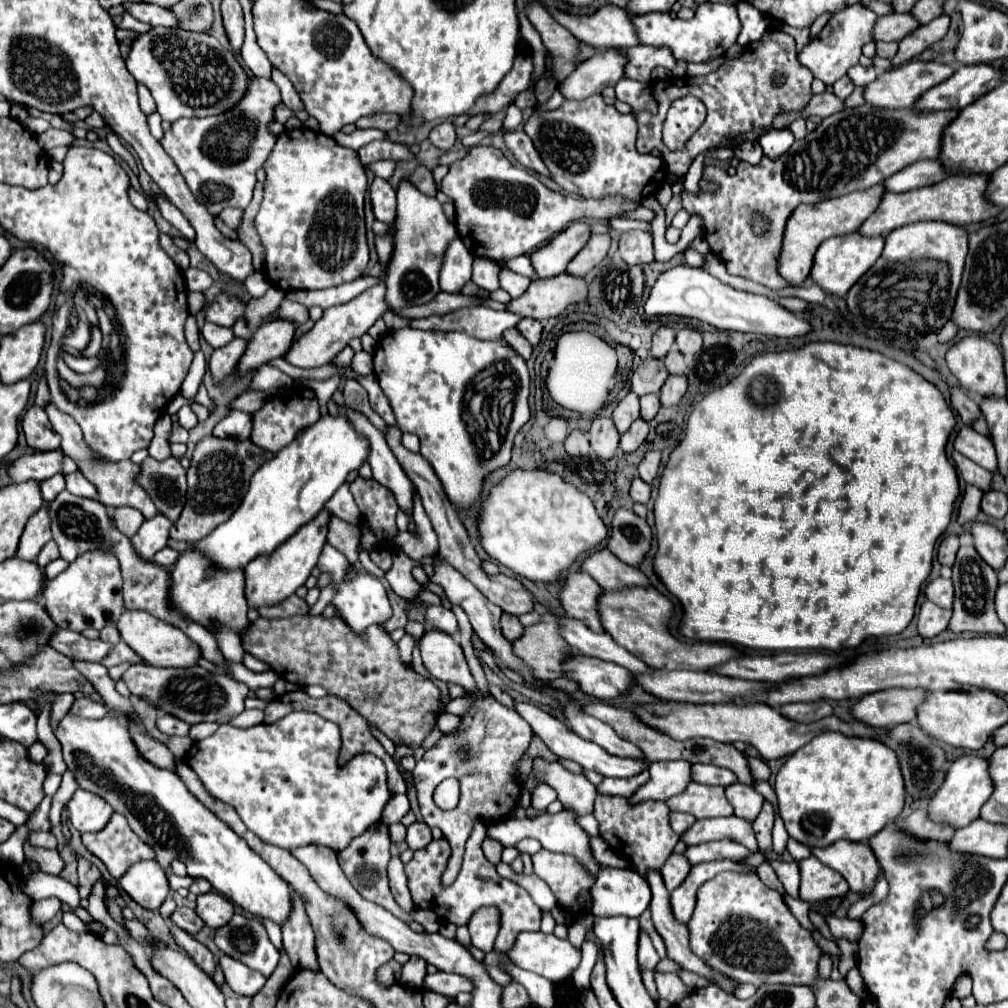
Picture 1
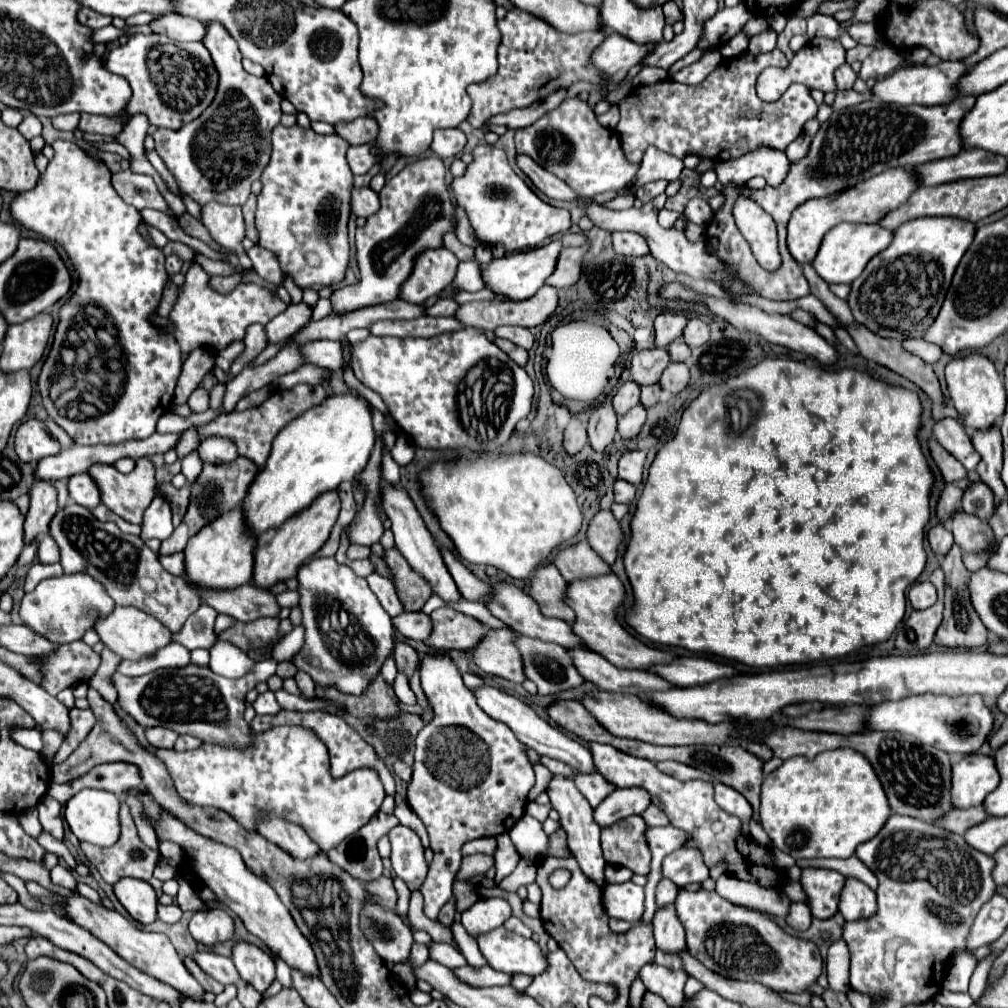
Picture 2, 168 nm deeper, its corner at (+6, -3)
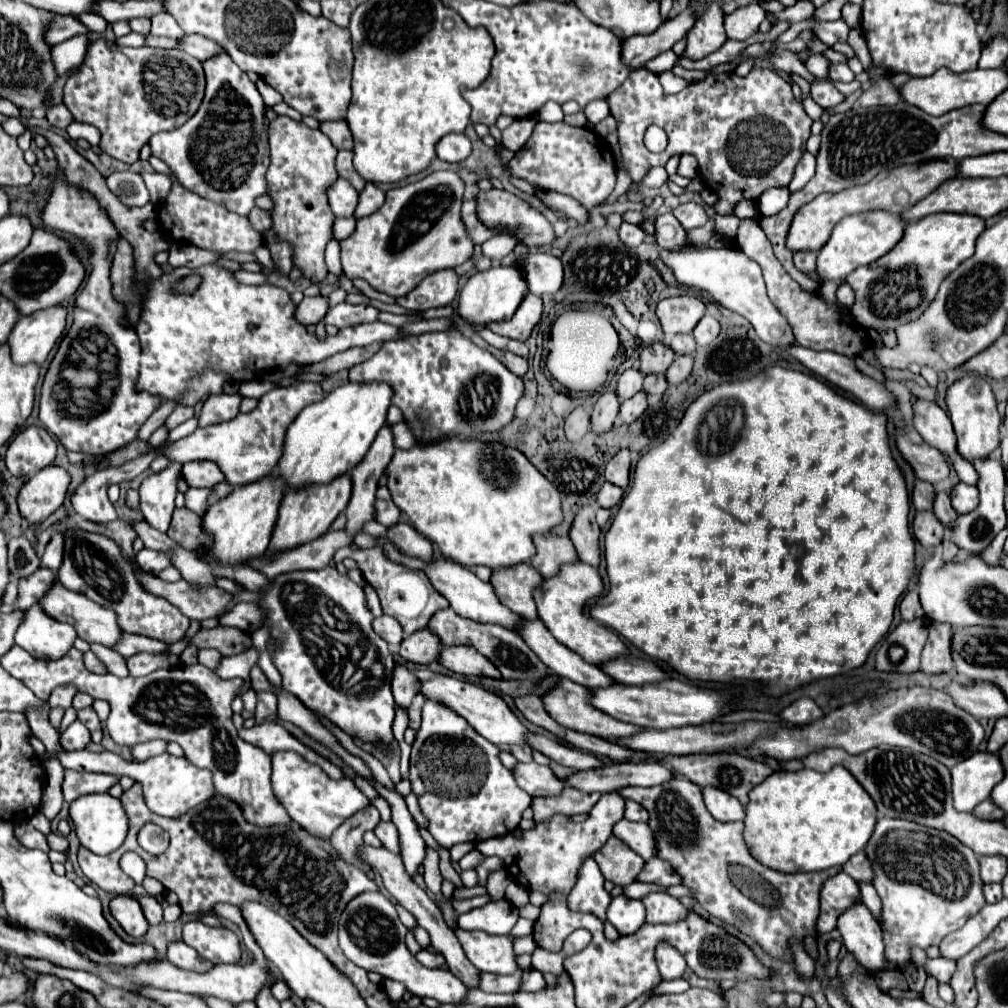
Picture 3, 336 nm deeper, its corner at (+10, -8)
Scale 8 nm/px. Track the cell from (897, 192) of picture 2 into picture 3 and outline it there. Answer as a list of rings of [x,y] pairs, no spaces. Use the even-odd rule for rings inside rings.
[[[943,158],[943,160],[919,162],[913,166],[897,166],[893,170],[883,170],[881,174],[877,174],[877,178],[873,178],[865,186],[853,186],[849,190],[841,190],[841,194],[821,194],[795,214],[793,226],[789,230],[787,246],[793,252],[821,250],[827,244],[833,226],[841,218],[865,210],[877,210],[877,208],[889,212],[905,212],[911,206],[915,206],[921,198],[931,194],[937,186],[941,186],[945,180],[955,176],[957,176],[957,162],[953,162],[953,158]]]

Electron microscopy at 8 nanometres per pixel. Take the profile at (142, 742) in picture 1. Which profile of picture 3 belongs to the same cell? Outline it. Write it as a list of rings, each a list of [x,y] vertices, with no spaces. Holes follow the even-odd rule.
[[[65,770],[63,776],[63,798],[65,802],[73,802],[83,794],[93,794],[93,792],[107,792],[113,784],[119,780],[113,776],[103,776],[103,774],[91,774],[91,772],[75,772],[75,770]]]

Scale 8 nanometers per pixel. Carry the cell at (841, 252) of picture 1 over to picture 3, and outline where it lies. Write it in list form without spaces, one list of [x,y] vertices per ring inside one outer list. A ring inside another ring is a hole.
[[[867,210],[863,214],[845,216],[841,222],[837,222],[829,242],[819,250],[819,256],[817,256],[817,272],[825,280],[819,294],[843,312],[848,312],[848,309],[837,301],[837,286],[843,284],[845,282],[843,278],[851,274],[855,268],[867,266],[877,258],[881,258],[885,252],[889,252],[903,238],[905,226],[907,224],[901,214],[891,214],[887,210]]]

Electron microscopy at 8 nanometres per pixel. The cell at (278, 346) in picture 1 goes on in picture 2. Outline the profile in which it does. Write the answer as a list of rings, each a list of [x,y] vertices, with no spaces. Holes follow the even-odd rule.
[[[305,303],[289,305],[283,313],[279,313],[273,321],[269,321],[265,325],[267,343],[287,341],[289,337],[293,337],[295,333],[299,333],[303,329],[303,325],[309,321],[309,317],[311,317],[311,309]]]

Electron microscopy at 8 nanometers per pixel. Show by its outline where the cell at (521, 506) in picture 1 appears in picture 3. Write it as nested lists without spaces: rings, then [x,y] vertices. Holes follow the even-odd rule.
[[[457,436],[431,444],[417,444],[409,450],[395,450],[393,460],[385,468],[387,490],[395,506],[407,516],[407,522],[425,538],[435,542],[445,558],[461,566],[513,566],[529,562],[535,554],[531,536],[551,532],[561,522],[559,494],[551,482],[515,448],[495,448],[499,442],[461,440]]]

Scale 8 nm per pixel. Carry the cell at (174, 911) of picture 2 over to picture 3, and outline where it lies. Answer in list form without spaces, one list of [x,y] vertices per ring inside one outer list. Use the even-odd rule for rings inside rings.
[[[131,894],[135,900],[139,900],[139,904],[141,904],[141,908],[143,908],[143,914],[145,914],[145,918],[147,918],[147,922],[153,926],[153,924],[161,924],[161,920],[163,920],[163,908],[159,906],[159,902],[153,898],[153,896],[149,896],[149,894],[143,894],[143,896],[139,896],[139,894]]]

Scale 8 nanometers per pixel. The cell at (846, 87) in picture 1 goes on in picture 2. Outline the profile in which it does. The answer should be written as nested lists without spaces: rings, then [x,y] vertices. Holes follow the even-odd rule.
[[[841,65],[837,71],[835,71],[835,81],[837,81],[837,91],[847,91],[853,87],[857,75],[855,71],[851,69],[851,65]]]

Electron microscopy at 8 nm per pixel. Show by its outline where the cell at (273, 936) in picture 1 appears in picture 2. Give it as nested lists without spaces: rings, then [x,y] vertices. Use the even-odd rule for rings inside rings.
[[[273,955],[273,959],[275,959],[275,967],[277,967],[277,981],[283,987],[289,987],[291,985],[291,967],[277,955]]]

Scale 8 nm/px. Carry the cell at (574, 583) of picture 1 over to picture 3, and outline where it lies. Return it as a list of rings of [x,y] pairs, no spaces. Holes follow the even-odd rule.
[[[521,562],[515,566],[495,568],[489,584],[493,586],[499,602],[507,606],[511,612],[521,618],[533,620],[537,618],[537,608],[533,602],[533,590],[541,584],[541,576],[529,562]]]

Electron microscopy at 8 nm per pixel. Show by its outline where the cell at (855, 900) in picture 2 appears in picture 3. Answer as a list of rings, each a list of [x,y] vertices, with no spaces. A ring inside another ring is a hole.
[[[863,904],[851,906],[841,914],[837,930],[843,936],[847,952],[857,964],[865,966],[869,972],[887,970],[889,962],[885,960],[883,930]]]

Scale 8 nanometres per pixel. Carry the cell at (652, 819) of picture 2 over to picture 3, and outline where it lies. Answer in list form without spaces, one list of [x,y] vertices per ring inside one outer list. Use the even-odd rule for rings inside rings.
[[[625,800],[625,818],[633,822],[647,822],[647,810],[633,800]]]

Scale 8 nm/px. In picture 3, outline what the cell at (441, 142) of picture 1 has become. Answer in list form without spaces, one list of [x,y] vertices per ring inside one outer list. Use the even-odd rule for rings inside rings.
[[[449,134],[437,144],[437,158],[445,162],[461,162],[471,154],[471,142],[465,134]]]

